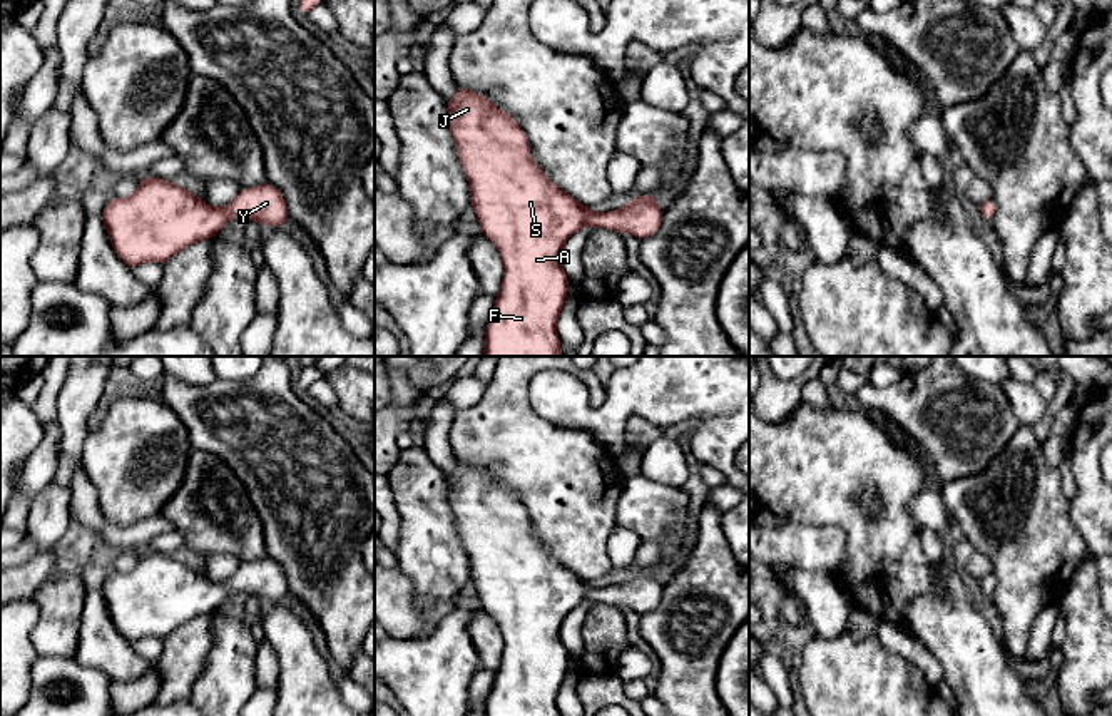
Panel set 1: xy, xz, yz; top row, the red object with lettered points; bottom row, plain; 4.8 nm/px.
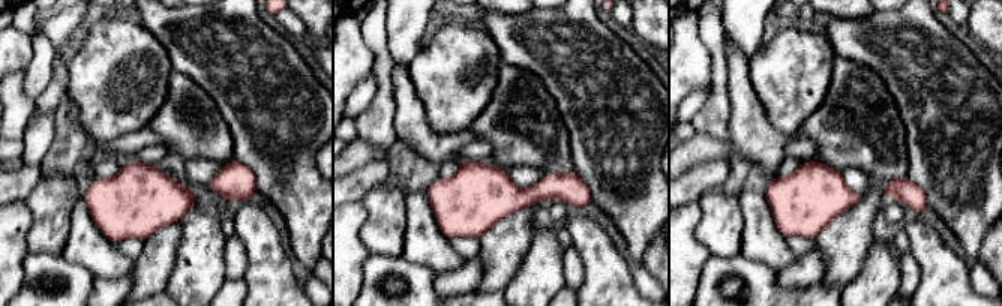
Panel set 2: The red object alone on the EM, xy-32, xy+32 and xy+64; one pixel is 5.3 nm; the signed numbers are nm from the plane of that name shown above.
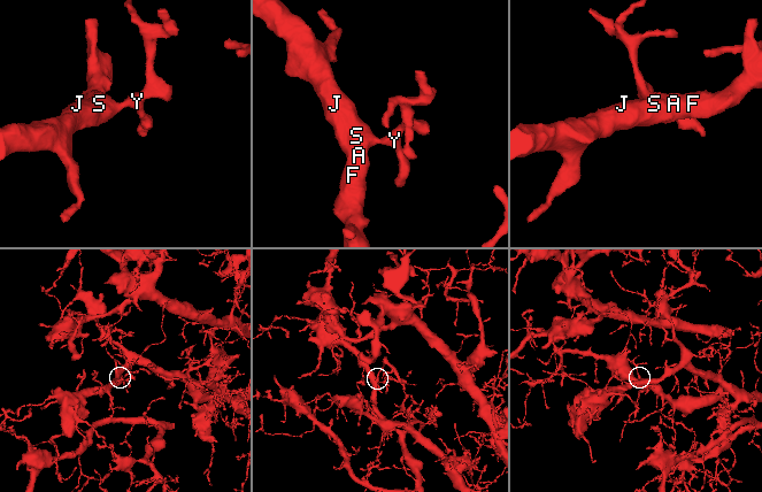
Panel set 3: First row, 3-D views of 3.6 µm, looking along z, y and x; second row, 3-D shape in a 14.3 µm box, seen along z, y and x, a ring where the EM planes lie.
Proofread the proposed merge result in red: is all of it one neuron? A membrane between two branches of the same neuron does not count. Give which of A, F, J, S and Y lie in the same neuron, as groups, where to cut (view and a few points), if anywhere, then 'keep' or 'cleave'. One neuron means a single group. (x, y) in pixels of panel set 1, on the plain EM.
A F J S Y | no cut | keep

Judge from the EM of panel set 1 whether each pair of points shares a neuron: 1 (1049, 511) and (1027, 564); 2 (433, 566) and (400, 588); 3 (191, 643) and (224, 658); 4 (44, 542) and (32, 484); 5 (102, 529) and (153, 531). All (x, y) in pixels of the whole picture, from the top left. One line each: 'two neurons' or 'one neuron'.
1: one neuron
2: two neurons
3: two neurons
4: two neurons
5: one neuron

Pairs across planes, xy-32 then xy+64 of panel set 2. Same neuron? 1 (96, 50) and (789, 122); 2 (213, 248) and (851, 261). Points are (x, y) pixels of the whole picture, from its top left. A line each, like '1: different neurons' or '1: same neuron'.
1: same neuron
2: different neurons

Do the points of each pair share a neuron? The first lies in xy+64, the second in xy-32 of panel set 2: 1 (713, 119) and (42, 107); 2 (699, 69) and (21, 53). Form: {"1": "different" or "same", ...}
{"1": "different", "2": "same"}

